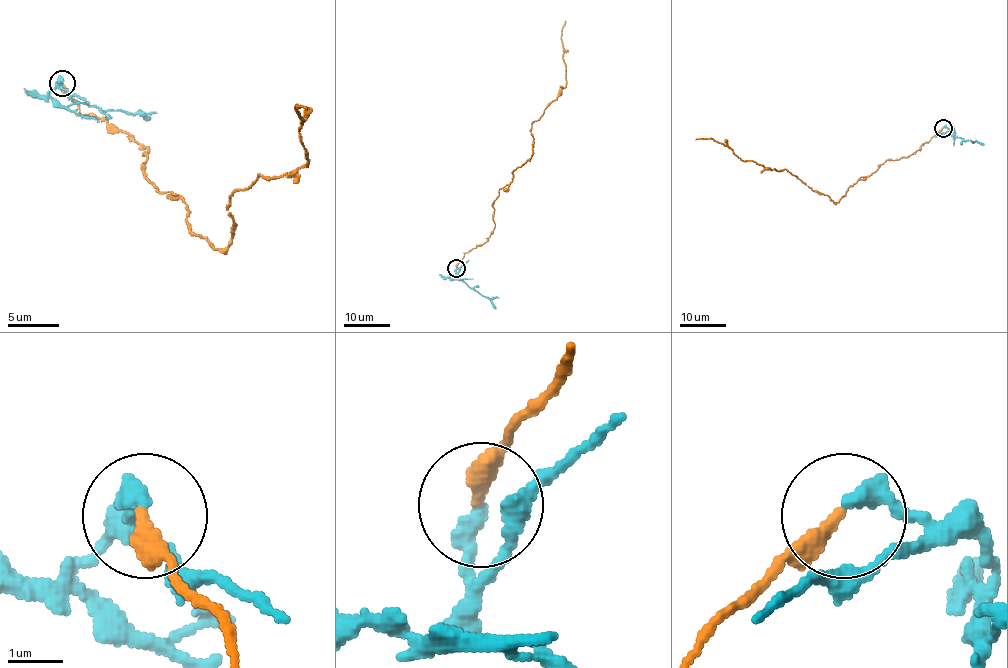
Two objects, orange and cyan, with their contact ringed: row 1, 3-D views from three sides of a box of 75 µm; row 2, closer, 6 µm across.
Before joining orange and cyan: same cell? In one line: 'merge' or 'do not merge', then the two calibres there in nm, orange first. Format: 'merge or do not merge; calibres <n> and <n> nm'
do not merge; calibres 320 and 360 nm

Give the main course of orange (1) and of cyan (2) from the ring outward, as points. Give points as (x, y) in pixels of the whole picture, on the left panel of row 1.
1: (63, 82), (81, 113), (148, 150), (143, 173), (215, 248), (228, 199), (308, 163), (306, 108)
2: (63, 82), (50, 95), (63, 106), (78, 103), (104, 111), (138, 111), (151, 119)

